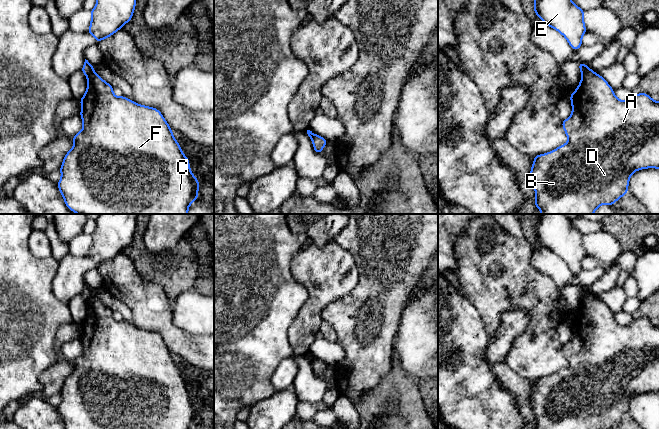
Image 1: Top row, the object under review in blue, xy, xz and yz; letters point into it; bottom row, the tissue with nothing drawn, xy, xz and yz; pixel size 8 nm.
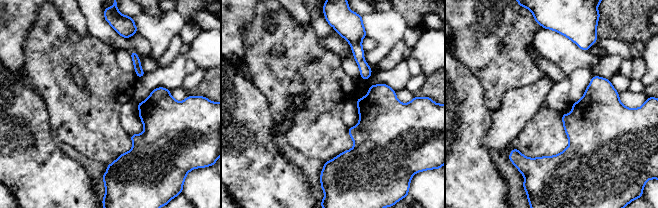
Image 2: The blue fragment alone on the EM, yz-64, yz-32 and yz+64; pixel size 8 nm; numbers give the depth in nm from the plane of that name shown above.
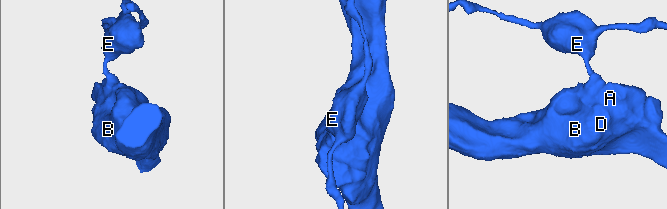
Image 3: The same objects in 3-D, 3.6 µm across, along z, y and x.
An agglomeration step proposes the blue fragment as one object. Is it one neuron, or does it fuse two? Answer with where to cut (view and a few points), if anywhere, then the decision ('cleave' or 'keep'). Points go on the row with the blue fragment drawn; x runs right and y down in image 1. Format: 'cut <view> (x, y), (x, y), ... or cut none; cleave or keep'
cut yz (588, 68), (582, 75); cleave

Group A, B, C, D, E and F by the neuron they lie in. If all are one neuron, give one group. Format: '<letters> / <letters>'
A B C D F / E

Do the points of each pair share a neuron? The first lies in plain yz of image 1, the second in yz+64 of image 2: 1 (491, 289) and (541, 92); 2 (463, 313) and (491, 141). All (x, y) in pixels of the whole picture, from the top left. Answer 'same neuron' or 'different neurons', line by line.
1: different neurons
2: different neurons

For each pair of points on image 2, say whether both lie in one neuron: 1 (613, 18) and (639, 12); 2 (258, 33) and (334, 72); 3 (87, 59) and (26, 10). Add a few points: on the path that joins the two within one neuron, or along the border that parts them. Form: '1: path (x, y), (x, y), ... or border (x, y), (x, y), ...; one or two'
1: path (619, 18), (626, 12), (633, 12); one
2: path (277, 52), (285, 60), (315, 72); one
3: border (38, 10), (26, 39); two

